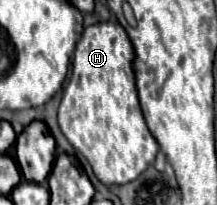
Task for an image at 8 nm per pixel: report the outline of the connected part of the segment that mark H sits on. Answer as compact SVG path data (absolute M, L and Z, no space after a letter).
M97 22L87 26L75 46L73 54L73 68L69 86L63 90L63 98L59 104L59 126L67 140L89 160L95 176L103 184L127 184L135 180L149 164L153 164L155 154L159 152L159 144L149 132L137 90L135 90L135 72L133 72L133 46L127 38L127 32L119 22Z

